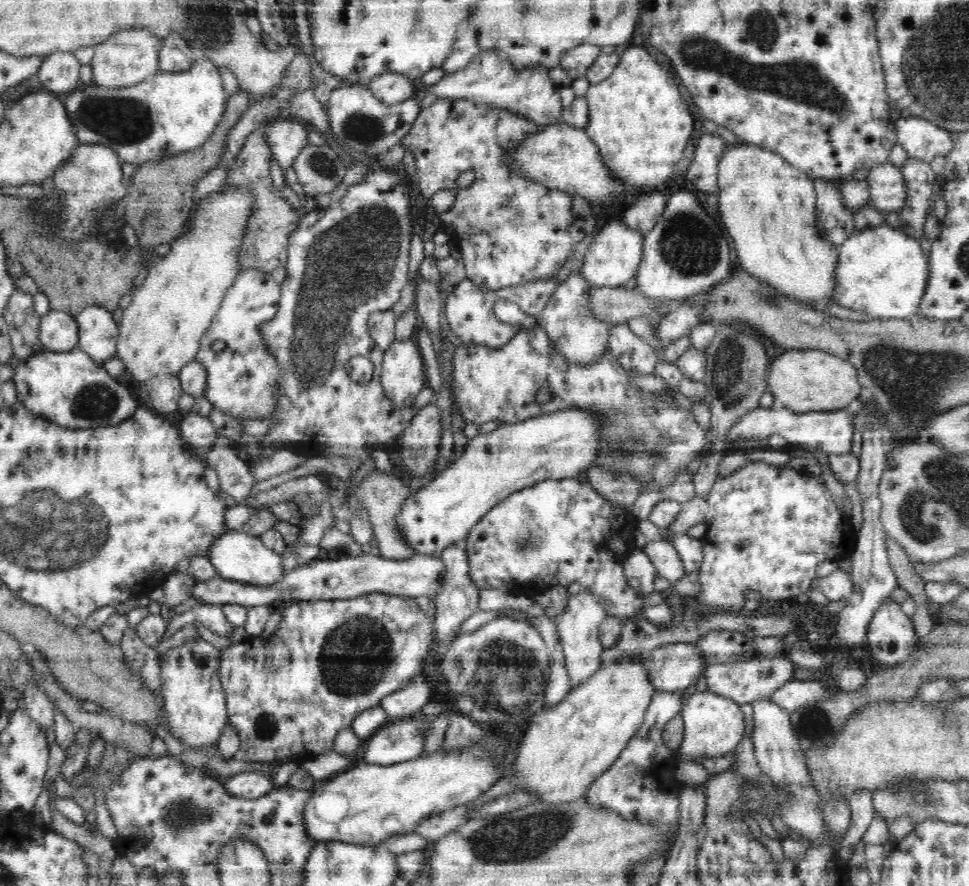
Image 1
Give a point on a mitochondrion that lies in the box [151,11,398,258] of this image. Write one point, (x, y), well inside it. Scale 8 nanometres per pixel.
(360, 127)

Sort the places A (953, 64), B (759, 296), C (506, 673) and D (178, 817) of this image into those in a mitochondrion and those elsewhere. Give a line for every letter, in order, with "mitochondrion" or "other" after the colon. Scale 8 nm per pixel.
A: mitochondrion
B: mitochondrion
C: mitochondrion
D: mitochondrion

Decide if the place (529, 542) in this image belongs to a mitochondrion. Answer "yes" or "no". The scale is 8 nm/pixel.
yes

